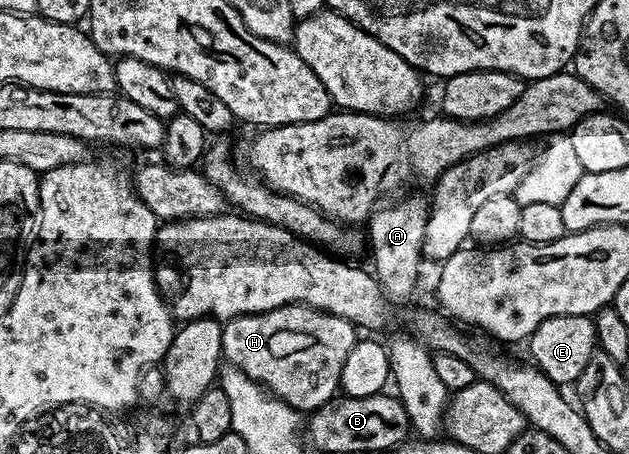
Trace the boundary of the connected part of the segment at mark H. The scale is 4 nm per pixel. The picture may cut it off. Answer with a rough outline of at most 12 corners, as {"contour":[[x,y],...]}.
{"contour":[[306,304],[234,316],[223,360],[300,414],[340,391],[357,329]]}

